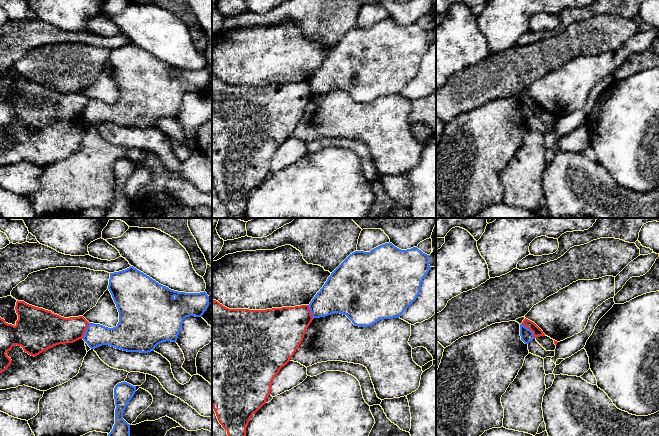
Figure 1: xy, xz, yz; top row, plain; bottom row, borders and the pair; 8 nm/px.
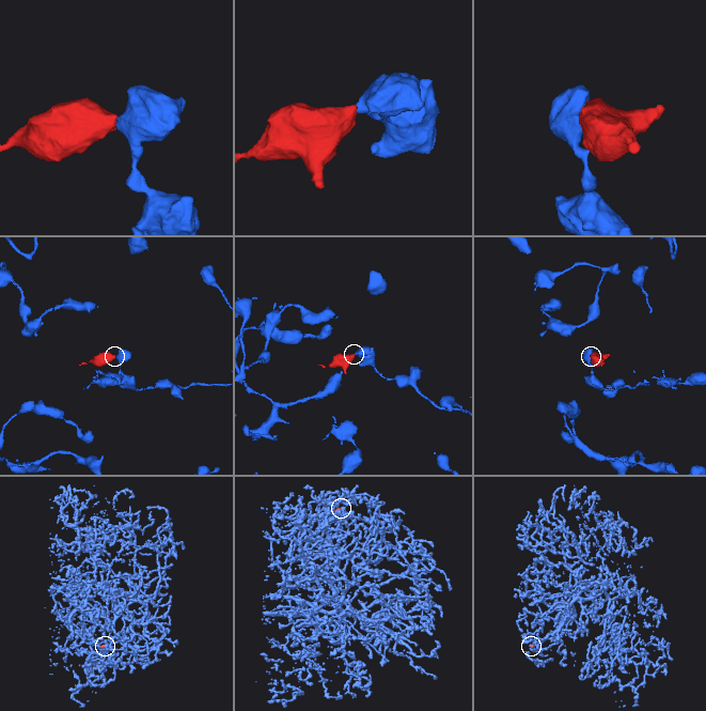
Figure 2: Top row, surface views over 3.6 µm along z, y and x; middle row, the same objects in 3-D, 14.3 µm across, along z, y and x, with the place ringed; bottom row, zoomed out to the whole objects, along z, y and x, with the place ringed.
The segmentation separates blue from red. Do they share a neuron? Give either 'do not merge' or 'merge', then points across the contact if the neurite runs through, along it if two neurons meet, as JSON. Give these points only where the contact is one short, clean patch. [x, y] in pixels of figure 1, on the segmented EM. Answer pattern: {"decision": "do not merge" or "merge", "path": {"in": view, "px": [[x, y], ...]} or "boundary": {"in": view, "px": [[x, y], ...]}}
{"decision": "do not merge", "boundary": {"in": "yz", "px": [[521, 323], [532, 332], [534, 338]]}}

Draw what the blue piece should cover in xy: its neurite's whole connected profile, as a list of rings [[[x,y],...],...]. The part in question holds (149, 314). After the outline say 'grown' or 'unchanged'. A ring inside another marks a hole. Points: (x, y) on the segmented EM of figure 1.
[[[133,266],[110,273],[108,289],[119,312],[116,327],[89,323],[83,340],[91,349],[109,345],[127,352],[148,353],[166,341],[176,342],[186,317],[202,317],[209,306],[207,293],[178,292],[163,286]]] | unchanged

